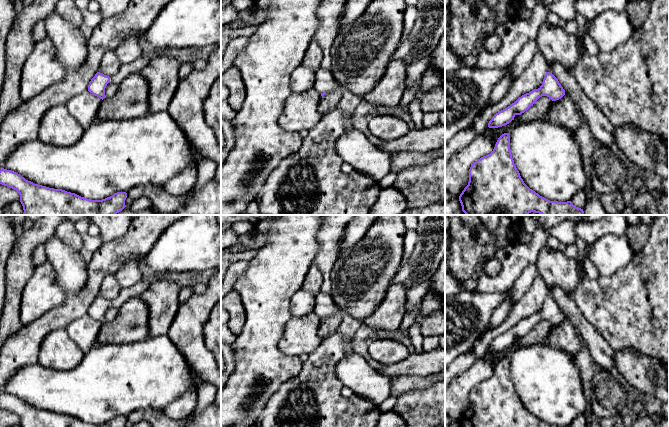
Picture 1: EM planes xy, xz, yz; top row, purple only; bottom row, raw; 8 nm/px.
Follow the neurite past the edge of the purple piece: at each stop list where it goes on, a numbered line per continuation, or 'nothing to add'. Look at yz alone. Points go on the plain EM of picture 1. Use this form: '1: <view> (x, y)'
nothing to add

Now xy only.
1: xy (137, 290)

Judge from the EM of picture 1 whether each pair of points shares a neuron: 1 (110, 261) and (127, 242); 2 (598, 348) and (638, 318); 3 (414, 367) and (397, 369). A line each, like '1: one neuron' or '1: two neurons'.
1: one neuron
2: two neurons
3: one neuron

